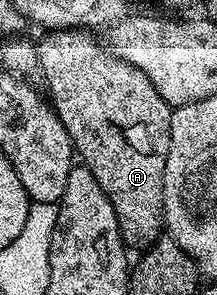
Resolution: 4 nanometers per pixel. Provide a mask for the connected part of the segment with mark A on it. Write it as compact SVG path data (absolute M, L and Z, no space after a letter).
M69 26L66 29L58 31L47 31L46 37L41 41L37 41L38 50L38 67L40 76L46 79L45 91L48 93L48 99L54 109L54 113L60 118L60 122L64 122L64 130L68 130L71 142L74 143L74 151L80 157L81 163L88 169L92 170L92 174L96 174L96 182L100 182L100 186L104 190L104 194L108 194L108 202L112 202L112 210L116 210L116 222L118 229L122 235L122 243L127 249L139 250L150 249L164 232L164 221L162 218L162 207L164 206L164 166L166 165L166 155L168 154L168 146L170 145L170 114L171 107L164 102L164 98L160 98L160 94L152 82L148 82L144 72L132 66L128 62L124 62L120 58L116 58L105 47L98 48L98 44L93 40L89 31L83 30L78 26Z

